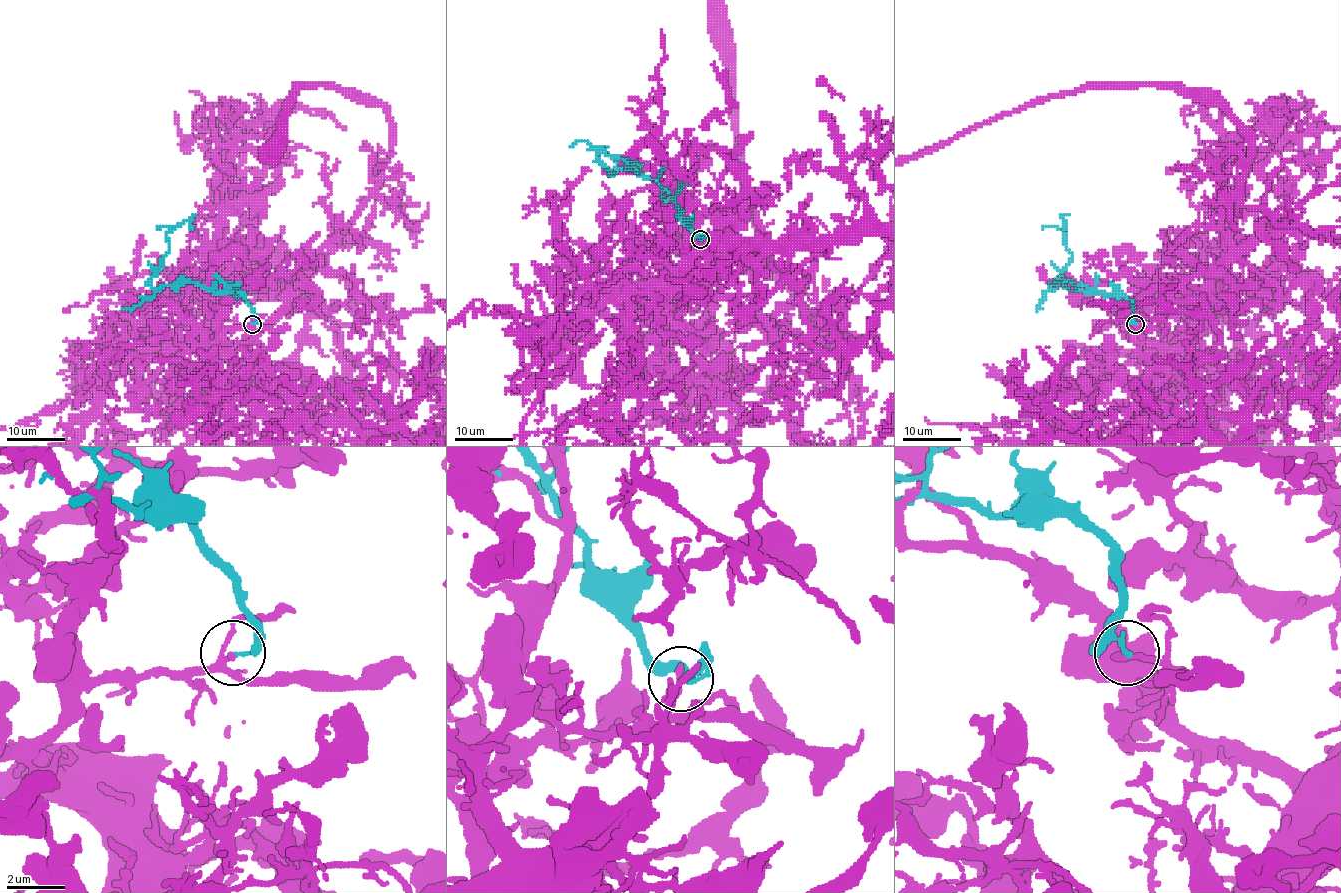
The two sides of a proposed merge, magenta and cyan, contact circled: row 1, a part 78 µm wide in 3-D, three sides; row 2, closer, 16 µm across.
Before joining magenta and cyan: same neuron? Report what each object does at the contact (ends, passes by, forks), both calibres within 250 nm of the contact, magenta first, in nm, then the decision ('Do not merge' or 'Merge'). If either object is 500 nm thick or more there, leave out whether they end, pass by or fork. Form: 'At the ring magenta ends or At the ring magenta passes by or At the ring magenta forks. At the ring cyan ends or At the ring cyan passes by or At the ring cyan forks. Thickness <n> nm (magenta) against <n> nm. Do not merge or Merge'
At the ring magenta ends. At the ring cyan ends. Thickness 180 nm (magenta) against 100 nm. Do not merge

